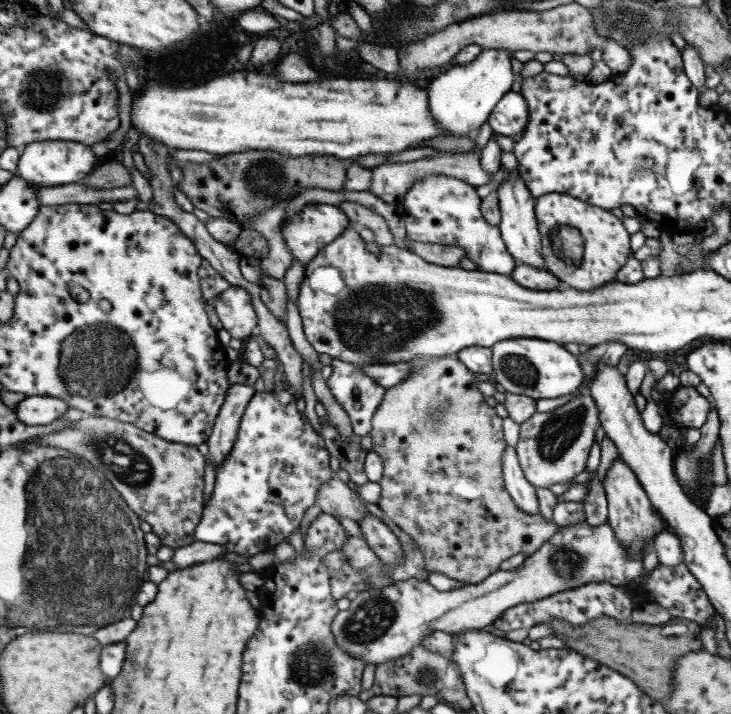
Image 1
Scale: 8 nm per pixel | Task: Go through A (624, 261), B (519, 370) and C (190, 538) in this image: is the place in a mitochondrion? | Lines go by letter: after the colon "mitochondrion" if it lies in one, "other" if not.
A: other
B: mitochondrion
C: other

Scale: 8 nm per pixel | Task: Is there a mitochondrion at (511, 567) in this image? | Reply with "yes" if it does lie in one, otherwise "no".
no

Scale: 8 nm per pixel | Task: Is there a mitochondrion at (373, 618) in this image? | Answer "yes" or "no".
yes

